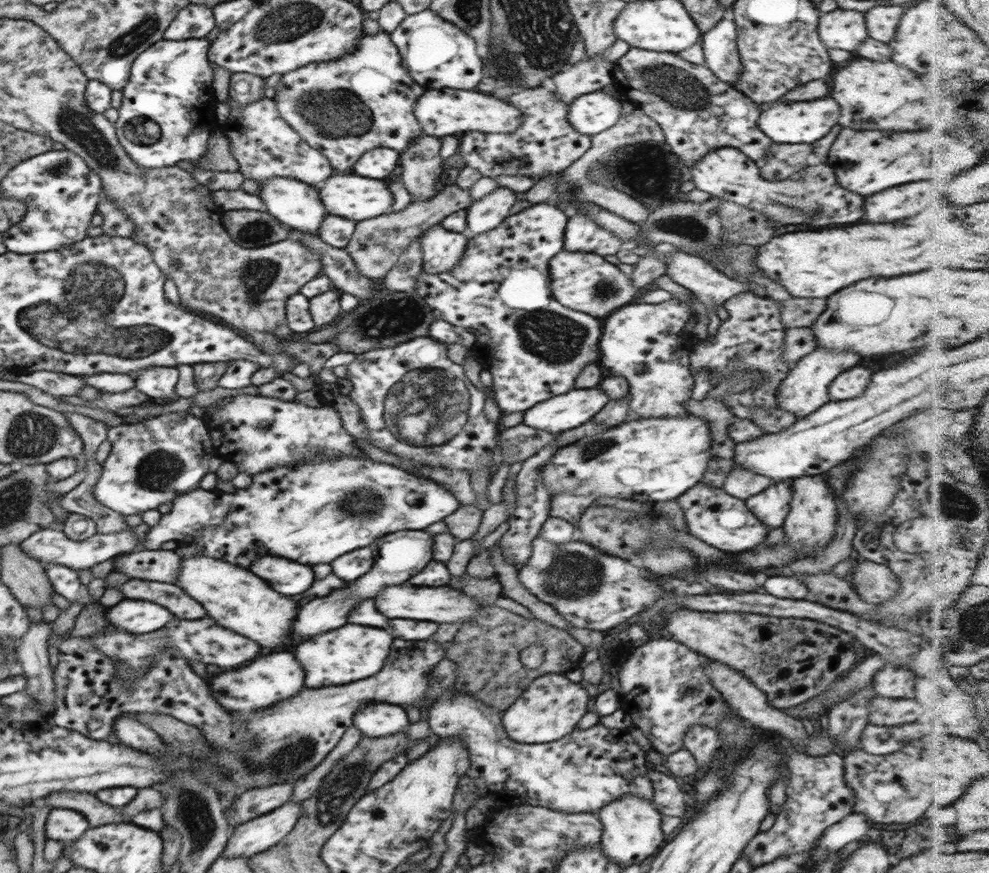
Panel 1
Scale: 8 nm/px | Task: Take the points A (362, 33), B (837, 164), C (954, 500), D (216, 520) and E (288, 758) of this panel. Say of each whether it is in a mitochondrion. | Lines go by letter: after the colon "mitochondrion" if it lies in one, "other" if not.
A: other
B: other
C: mitochondrion
D: other
E: mitochondrion

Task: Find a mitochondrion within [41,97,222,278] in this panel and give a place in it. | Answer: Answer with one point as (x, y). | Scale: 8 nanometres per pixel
(80, 129)

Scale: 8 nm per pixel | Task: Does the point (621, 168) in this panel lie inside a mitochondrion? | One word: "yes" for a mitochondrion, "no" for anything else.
yes

